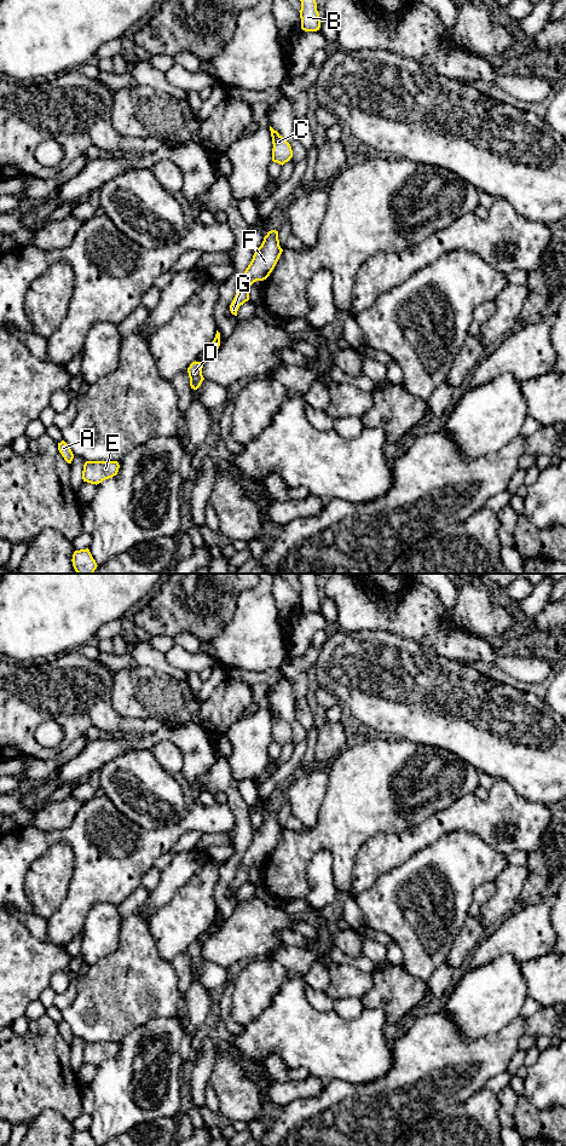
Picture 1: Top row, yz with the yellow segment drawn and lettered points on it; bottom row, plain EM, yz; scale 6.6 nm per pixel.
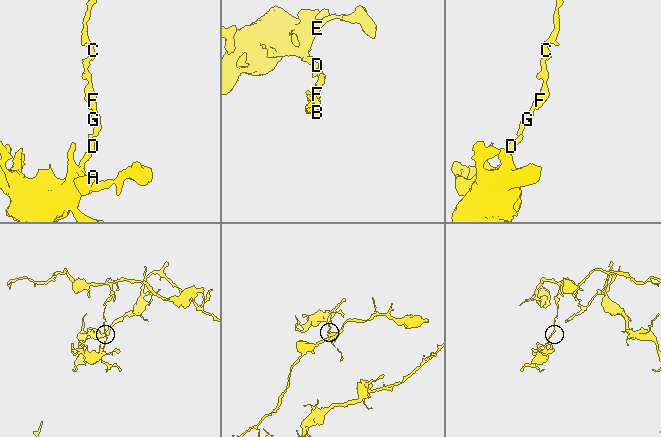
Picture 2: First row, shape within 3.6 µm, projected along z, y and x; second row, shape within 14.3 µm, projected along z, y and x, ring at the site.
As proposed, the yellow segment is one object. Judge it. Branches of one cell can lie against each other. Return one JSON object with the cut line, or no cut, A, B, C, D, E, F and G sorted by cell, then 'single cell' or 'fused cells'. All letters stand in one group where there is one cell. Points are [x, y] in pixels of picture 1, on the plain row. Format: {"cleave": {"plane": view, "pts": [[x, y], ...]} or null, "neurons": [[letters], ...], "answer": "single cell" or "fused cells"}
{"cleave": {"plane": "yz", "pts": [[219, 925], [212, 931]]}, "neurons": [["A", "D", "E"], ["B", "C", "F", "G"]], "answer": "fused cells"}

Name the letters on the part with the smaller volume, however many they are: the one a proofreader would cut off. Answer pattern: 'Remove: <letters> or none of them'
Remove: A, D, E

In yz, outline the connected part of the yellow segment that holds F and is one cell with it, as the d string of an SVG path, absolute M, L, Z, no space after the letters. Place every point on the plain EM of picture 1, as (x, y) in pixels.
M271 811L264 818L261 827L255 831L246 850L237 874L230 886L232 896L237 897L241 886L249 881L249 869L256 862L266 860L275 850L283 830L279 827L278 812Z

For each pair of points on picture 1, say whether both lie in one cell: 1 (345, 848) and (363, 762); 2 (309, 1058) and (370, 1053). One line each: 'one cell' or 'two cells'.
1: one cell
2: one cell

